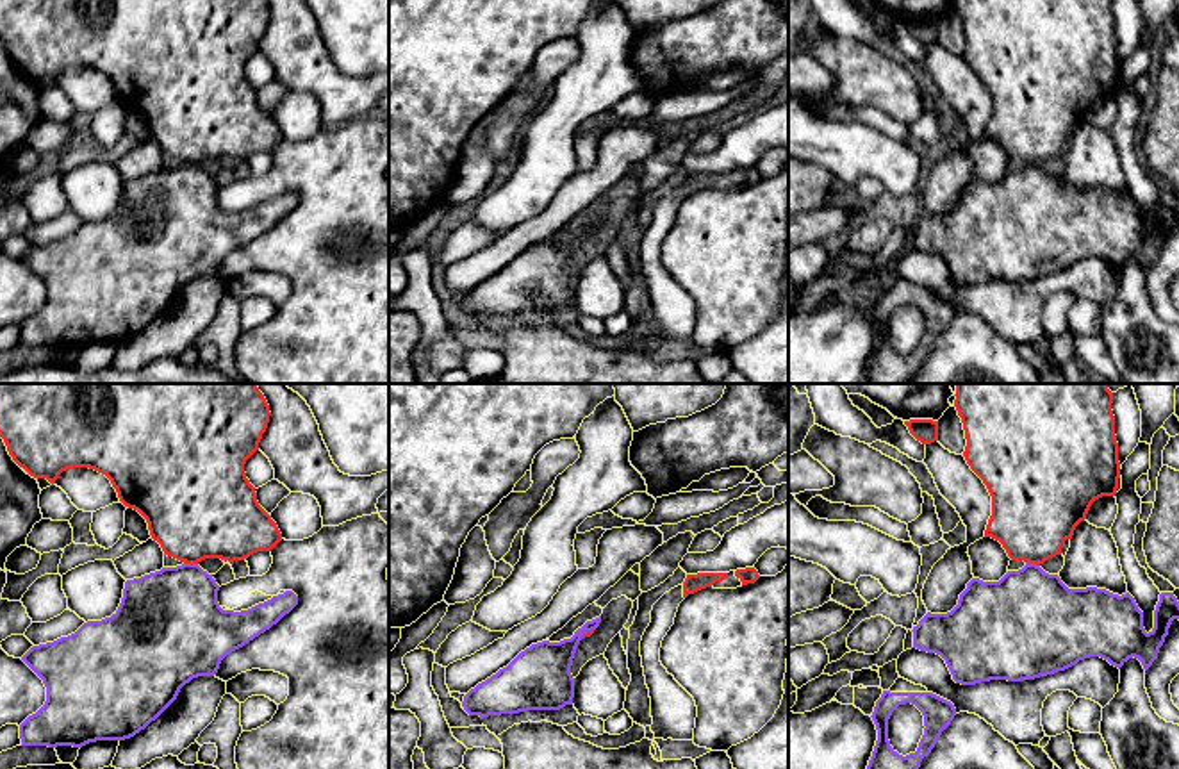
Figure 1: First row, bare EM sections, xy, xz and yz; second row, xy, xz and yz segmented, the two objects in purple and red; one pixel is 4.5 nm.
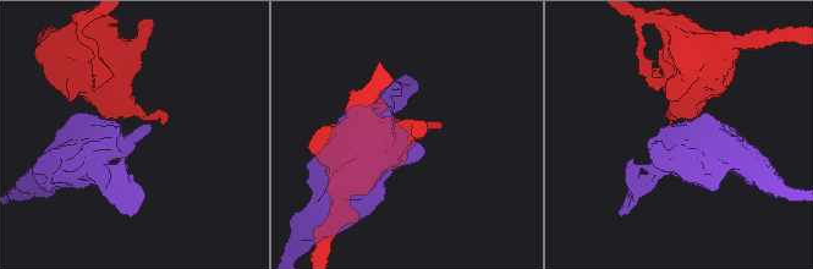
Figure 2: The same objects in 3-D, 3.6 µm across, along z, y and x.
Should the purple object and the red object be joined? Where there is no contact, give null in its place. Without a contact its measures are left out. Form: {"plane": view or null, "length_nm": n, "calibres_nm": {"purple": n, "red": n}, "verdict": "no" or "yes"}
{"plane": "xy", "length_nm": 70, "calibres_nm": {"purple": 440, "red": 460}, "verdict": "no"}

